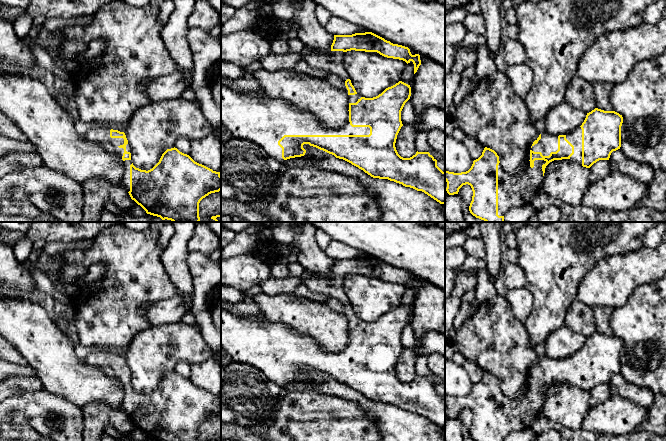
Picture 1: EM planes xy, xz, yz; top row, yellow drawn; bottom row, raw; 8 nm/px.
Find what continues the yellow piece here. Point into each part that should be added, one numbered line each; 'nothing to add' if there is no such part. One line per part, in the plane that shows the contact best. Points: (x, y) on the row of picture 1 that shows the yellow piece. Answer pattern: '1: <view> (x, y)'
1: xz (244, 115)

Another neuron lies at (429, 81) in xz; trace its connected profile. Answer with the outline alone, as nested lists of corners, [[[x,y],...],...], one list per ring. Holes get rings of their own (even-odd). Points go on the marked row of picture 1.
[[[422,55],[420,60],[411,96],[415,116],[421,115],[425,108],[440,107],[445,99],[445,65]]]

